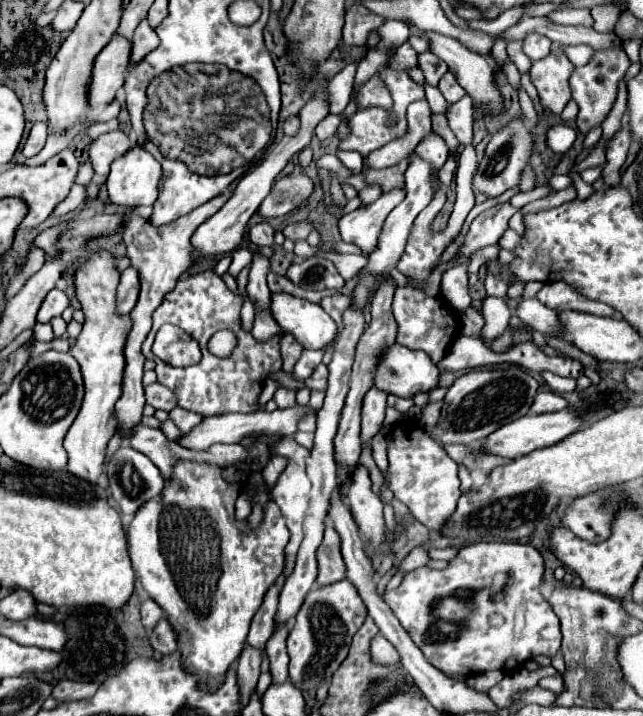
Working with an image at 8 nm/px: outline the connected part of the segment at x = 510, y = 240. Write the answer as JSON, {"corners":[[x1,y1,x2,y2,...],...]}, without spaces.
{"corners":[[508,227,498,243,500,243,500,247,504,247,504,249,508,249,508,251,514,251,514,247,518,245,518,241,520,241,520,235,518,235,514,229]]}

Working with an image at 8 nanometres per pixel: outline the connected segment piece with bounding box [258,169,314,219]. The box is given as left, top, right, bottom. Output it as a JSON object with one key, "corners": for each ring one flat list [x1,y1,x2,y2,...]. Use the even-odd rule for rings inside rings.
{"corners":[[294,169,288,177,276,179,270,195,262,201,258,213,262,219,284,217,300,207,312,193,312,189,314,183,302,173,302,169]]}

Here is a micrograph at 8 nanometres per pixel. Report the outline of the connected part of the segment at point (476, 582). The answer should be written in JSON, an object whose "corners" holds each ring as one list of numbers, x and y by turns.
{"corners":[[482,541,462,547,458,555,440,571,428,567,410,571,398,589,386,591,386,603,414,643,418,643,426,659,440,671,458,673,462,677,490,669,508,671,522,667,526,661,538,655,552,657,560,649,560,623,540,593,542,577,544,559,532,545]]}

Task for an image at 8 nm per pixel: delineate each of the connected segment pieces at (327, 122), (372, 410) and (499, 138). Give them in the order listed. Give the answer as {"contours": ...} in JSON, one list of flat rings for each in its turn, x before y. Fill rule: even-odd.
{"contours":[[[326,115,326,119,322,119,322,123,318,123,318,127,316,127,316,137,320,141,332,137,340,123,342,123,342,115]],[[370,387,366,393,366,399,362,403,362,441,370,445,370,439,378,433,382,421,384,421,384,409,386,409,386,391,378,391,378,387]],[[522,117,512,119,510,123,506,123,500,131,496,131,486,147,486,155,478,165,478,171,474,173,474,189,486,193,488,197,498,197,502,195,506,189,518,185,522,171,528,167,530,157,532,157,532,149,534,149,534,139,530,129,526,127]]]}

